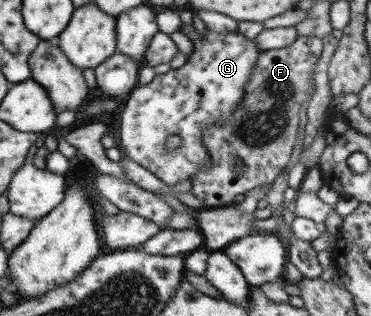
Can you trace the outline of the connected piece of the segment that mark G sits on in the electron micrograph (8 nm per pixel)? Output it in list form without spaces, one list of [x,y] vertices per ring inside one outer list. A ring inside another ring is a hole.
[[[180,26],[180,31],[192,43],[192,51],[186,55],[183,65],[177,69],[155,74],[152,80],[144,85],[135,86],[129,93],[121,113],[119,113],[119,143],[125,157],[147,169],[166,186],[175,186],[181,181],[191,181],[197,172],[203,172],[209,166],[207,150],[203,147],[202,131],[212,123],[224,123],[235,111],[236,103],[244,98],[244,87],[250,79],[252,67],[260,54],[255,40],[245,38],[239,33],[207,33],[200,36],[193,27]],[[169,136],[179,136],[177,150],[167,150],[165,141]]]

